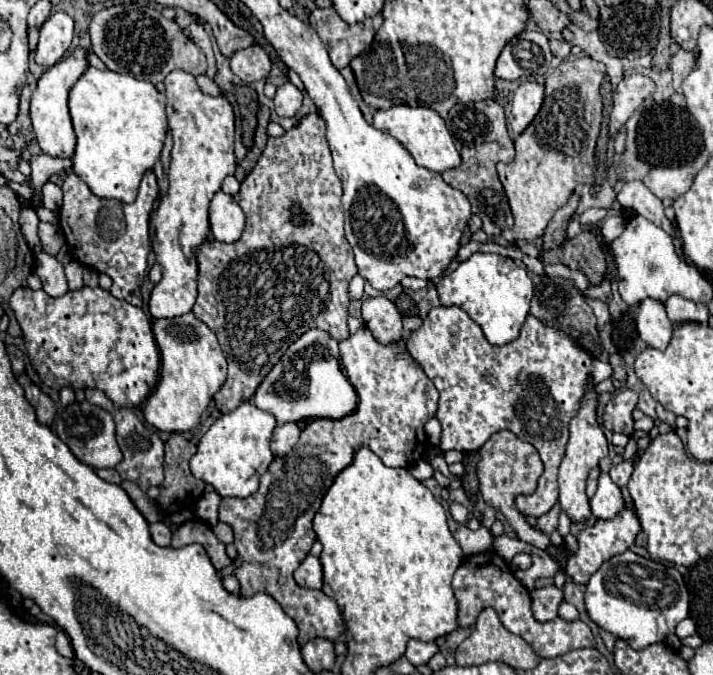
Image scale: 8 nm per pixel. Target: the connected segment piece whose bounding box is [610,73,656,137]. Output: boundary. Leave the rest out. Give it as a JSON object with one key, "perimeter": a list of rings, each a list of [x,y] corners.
{"perimeter":[[[642,73],[624,75],[614,91],[614,107],[610,113],[610,135],[614,137],[618,129],[632,117],[632,113],[638,109],[638,105],[650,97],[656,89],[656,83]]]}

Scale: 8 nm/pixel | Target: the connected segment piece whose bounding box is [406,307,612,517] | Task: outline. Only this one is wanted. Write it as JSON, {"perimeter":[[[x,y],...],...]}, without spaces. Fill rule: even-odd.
{"perimeter":[[[436,307],[430,309],[422,327],[412,331],[408,337],[408,351],[416,359],[416,363],[424,369],[428,379],[440,391],[438,403],[438,421],[442,423],[442,443],[440,449],[446,453],[450,449],[456,451],[478,451],[494,433],[512,431],[522,441],[536,447],[542,457],[544,473],[538,481],[538,487],[532,495],[516,497],[516,505],[520,513],[540,517],[548,513],[558,501],[558,465],[564,455],[568,443],[568,423],[576,415],[578,401],[584,395],[588,377],[592,375],[594,383],[600,383],[612,375],[610,363],[592,359],[572,337],[542,325],[536,317],[528,317],[522,325],[518,339],[506,345],[490,345],[482,333],[482,329],[460,309],[460,307]]]}

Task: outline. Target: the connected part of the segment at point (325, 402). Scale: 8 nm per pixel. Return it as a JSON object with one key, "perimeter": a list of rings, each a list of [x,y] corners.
{"perimeter":[[[310,329],[294,341],[282,359],[272,367],[268,377],[258,387],[254,403],[258,409],[270,411],[278,425],[282,425],[288,421],[298,423],[318,417],[342,419],[356,409],[358,395],[340,369],[338,343],[326,331]]]}

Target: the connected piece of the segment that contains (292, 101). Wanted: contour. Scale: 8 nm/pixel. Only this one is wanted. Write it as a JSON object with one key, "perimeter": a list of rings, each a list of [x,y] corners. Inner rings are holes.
{"perimeter":[[[290,81],[280,85],[274,97],[274,107],[280,117],[294,117],[296,111],[302,107],[302,91]]]}

